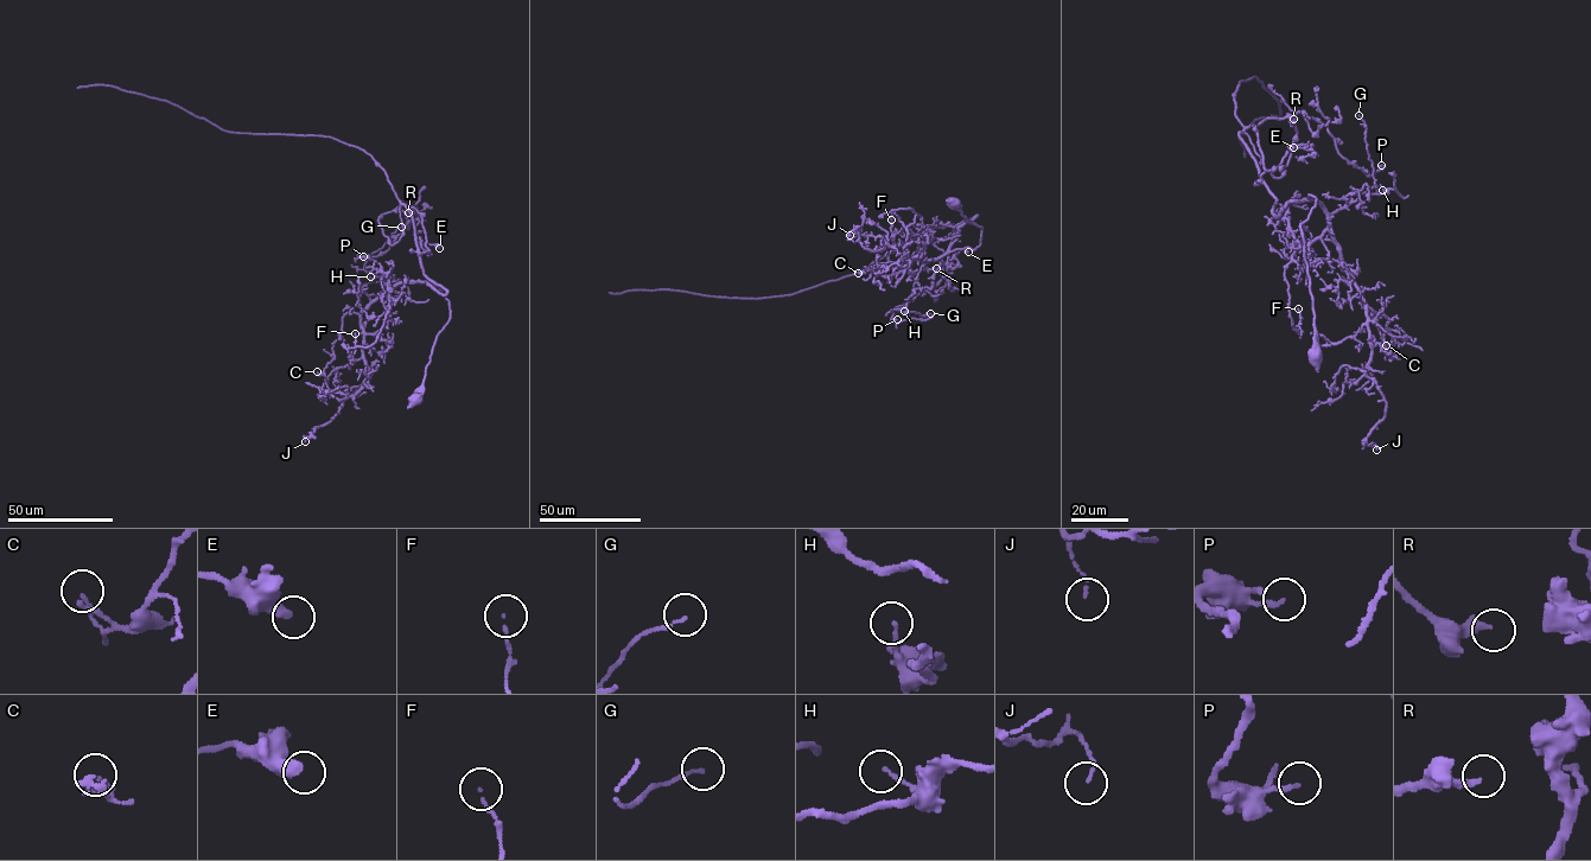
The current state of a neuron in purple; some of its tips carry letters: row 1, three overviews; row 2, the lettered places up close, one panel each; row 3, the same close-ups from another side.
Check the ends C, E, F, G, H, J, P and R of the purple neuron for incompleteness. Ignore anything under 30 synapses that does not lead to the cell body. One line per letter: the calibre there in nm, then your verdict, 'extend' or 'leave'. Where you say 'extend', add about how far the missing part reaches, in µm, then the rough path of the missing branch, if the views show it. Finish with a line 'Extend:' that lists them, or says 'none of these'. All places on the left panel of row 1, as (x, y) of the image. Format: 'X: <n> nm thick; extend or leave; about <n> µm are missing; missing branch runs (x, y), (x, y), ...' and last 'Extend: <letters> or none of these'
C: 130 nm thick; leave
E: 440 nm thick; leave
F: 80 nm thick; leave
G: 110 nm thick; leave
H: 140 nm thick; leave
J: 80 nm thick; leave
P: 190 nm thick; leave
R: 280 nm thick; leave
Extend: none of these

